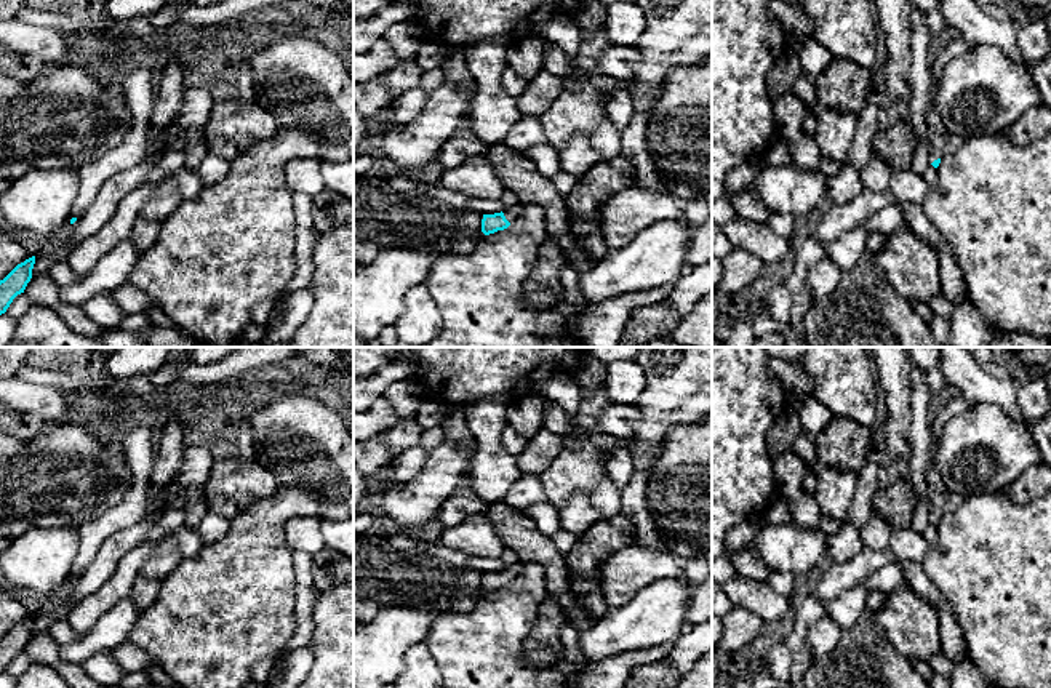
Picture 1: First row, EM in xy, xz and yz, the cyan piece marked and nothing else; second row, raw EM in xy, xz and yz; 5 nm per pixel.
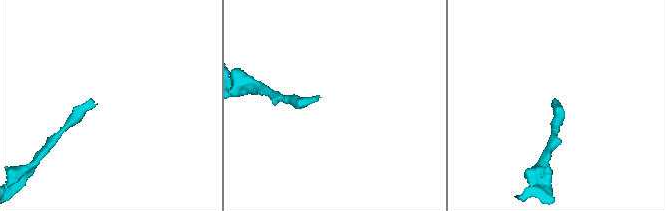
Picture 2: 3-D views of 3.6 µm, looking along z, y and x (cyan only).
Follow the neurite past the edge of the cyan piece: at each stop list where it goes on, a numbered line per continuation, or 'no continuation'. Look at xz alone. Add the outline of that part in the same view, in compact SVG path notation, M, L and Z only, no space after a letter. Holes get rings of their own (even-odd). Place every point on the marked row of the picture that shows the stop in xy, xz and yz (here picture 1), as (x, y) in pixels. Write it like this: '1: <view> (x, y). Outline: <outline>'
1: xz (512, 213). Outline: M517 203L514 206L504 208L506 219L514 224L523 214L523 203Z

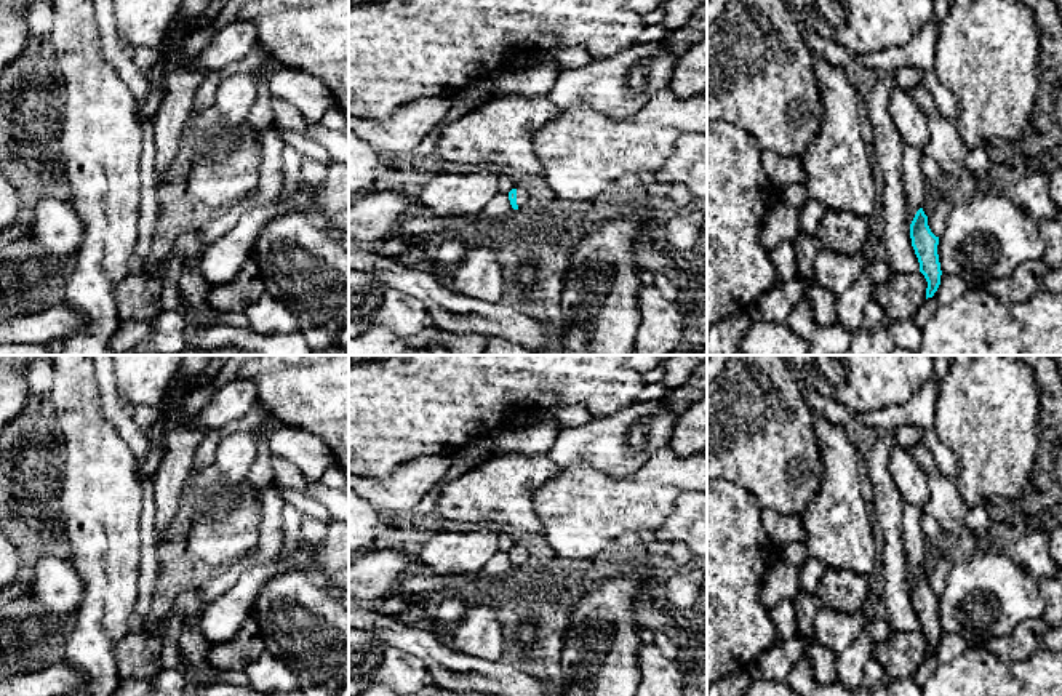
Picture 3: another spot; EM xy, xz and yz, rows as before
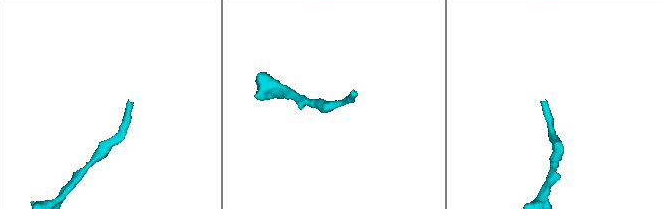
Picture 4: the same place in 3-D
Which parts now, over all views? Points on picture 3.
1: xz (523, 200). Outline: M517 186L517 205L520 208L533 206L529 200L529 194L523 186Z

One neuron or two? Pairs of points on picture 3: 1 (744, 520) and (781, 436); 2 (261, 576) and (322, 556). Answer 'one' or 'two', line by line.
1: two
2: one

